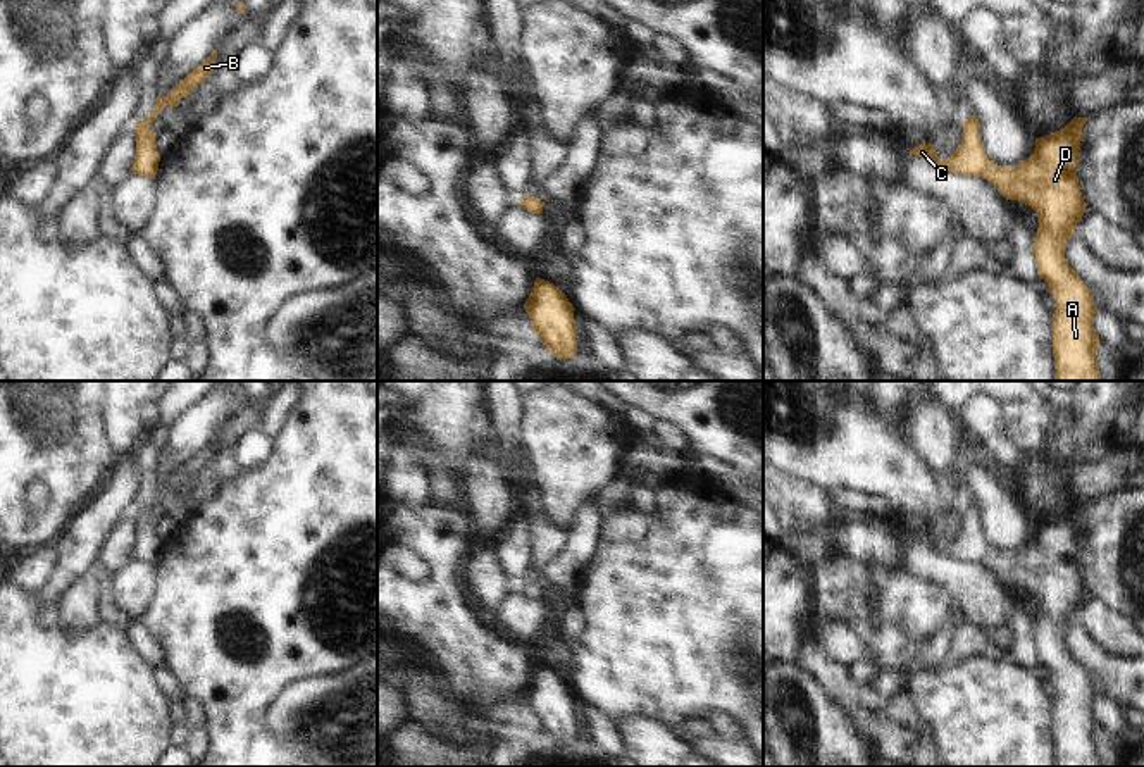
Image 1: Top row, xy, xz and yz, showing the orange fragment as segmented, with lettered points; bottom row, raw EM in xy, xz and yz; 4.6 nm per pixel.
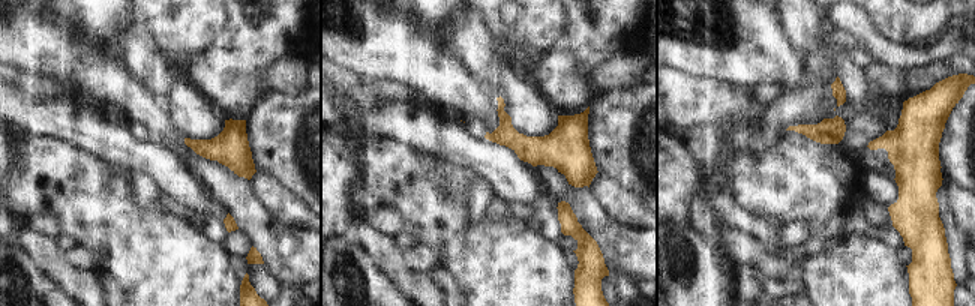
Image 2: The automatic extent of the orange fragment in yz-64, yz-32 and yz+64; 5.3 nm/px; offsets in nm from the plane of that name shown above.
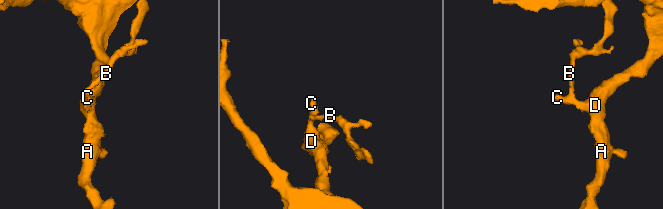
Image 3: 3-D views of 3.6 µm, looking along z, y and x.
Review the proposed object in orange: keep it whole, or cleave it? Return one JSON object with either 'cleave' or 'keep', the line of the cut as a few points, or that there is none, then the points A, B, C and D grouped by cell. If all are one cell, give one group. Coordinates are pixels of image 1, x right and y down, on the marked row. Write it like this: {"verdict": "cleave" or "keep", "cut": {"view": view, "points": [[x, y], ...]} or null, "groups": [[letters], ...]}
{"verdict": "keep", "cut": null, "groups": [["A", "B", "C", "D"]]}

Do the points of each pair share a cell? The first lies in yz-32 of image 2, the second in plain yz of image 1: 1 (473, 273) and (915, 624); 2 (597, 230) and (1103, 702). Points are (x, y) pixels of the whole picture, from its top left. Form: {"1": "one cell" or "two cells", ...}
{"1": "two cells", "2": "two cells"}

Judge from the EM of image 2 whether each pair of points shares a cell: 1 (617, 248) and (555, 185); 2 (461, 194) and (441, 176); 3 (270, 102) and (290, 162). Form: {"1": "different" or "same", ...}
{"1": "same", "2": "same", "3": "same"}

